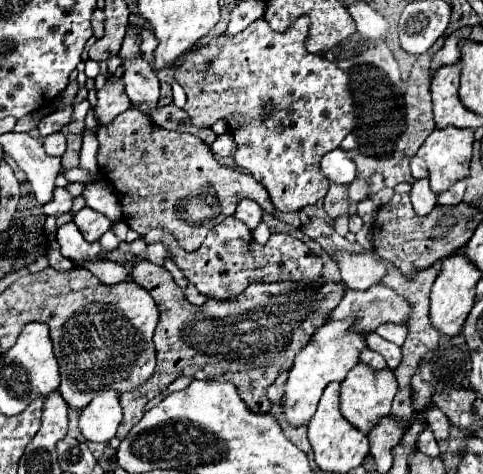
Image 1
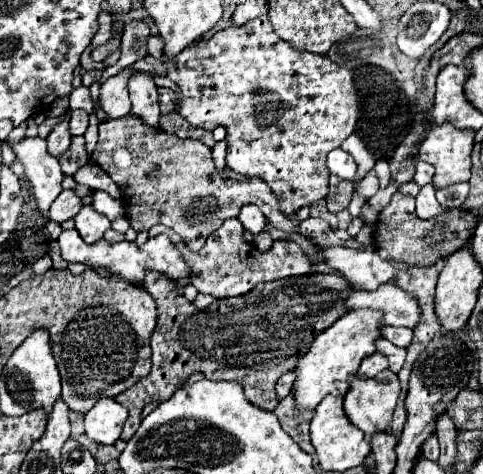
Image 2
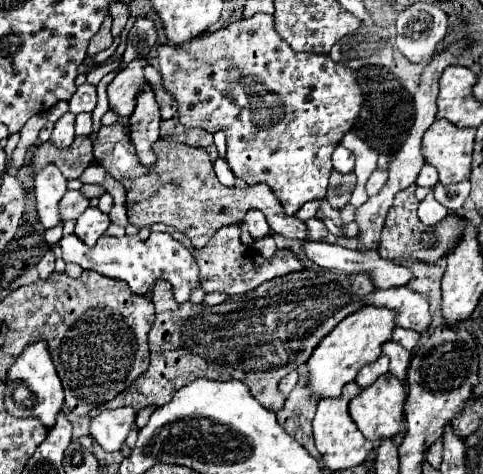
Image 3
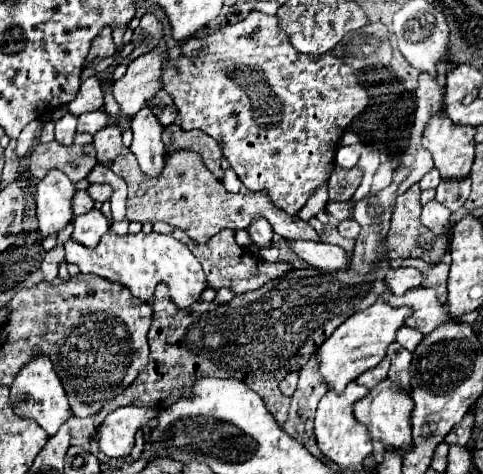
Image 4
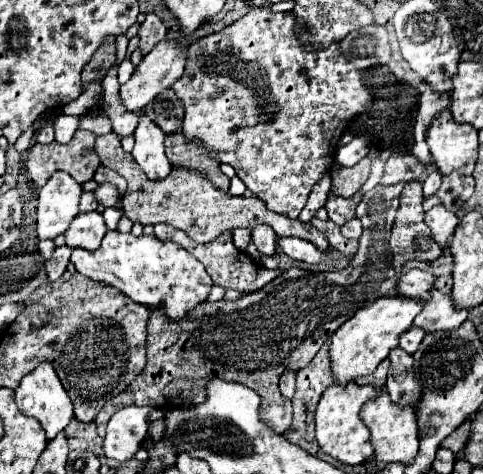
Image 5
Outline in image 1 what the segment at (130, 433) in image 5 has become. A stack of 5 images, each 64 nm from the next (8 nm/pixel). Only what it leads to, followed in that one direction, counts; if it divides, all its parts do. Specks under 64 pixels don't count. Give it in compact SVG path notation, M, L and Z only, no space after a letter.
M104 390L86 408L80 410L78 426L86 440L108 442L114 438L116 428L122 420L122 408L114 390Z

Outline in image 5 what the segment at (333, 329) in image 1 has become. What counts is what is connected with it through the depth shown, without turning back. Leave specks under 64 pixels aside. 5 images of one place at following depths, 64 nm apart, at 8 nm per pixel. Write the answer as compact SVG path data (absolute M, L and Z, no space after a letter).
M382 296L374 300L370 306L364 306L362 310L358 310L348 322L344 322L328 340L334 384L344 386L356 380L358 376L372 374L376 366L388 356L388 352L398 346L398 336L412 326L412 320L420 310L422 310L420 302L412 298Z

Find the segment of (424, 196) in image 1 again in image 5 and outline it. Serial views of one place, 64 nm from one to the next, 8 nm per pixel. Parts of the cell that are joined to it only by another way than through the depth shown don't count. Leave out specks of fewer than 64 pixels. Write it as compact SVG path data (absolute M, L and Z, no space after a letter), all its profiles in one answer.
M438 204L424 214L424 222L430 226L434 240L446 250L450 246L450 236L454 232L454 228L458 226L456 214L452 214L442 204Z

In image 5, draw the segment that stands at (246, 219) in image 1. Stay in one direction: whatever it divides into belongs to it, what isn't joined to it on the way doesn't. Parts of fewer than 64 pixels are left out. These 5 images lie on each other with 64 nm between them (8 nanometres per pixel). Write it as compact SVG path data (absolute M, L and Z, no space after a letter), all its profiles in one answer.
M260 224L252 230L252 242L260 254L276 254L274 238L276 238L276 234L268 224Z

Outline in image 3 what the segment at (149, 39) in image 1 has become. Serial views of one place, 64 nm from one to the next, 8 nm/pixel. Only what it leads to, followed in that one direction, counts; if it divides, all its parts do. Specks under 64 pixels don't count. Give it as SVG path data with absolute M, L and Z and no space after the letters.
M254 14L252 18L246 20L238 20L232 22L230 26L212 32L208 36L198 36L196 40L190 40L188 44L180 46L180 48L172 48L170 44L160 44L156 48L156 60L160 66L160 74L162 74L162 84L168 92L174 94L176 102L178 102L178 120L192 128L192 126L200 126L206 132L216 132L216 130L224 130L226 132L226 162L232 168L234 176L242 178L246 184L258 184L264 182L272 188L272 192L276 194L276 198L280 200L282 208L286 214L296 214L306 202L310 200L322 200L326 196L326 188L328 188L328 176L332 172L332 164L330 164L330 154L332 150L340 144L340 140L352 130L360 108L362 108L362 90L354 78L354 72L342 64L336 64L330 56L324 54L304 54L304 52L294 52L274 30L274 20L268 14Z

